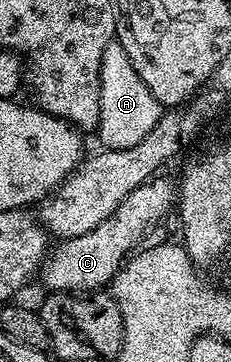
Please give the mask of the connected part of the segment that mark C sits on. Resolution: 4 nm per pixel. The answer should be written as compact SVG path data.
M158 174L147 183L131 190L131 194L127 194L127 198L123 198L123 202L119 202L119 206L115 206L115 214L103 218L103 222L99 222L99 226L95 230L91 230L87 234L79 234L70 240L60 241L46 255L45 263L41 265L39 280L46 284L46 289L49 292L74 294L104 289L123 267L130 253L141 244L140 240L172 208L174 211L179 200L179 188L175 180L165 175Z

